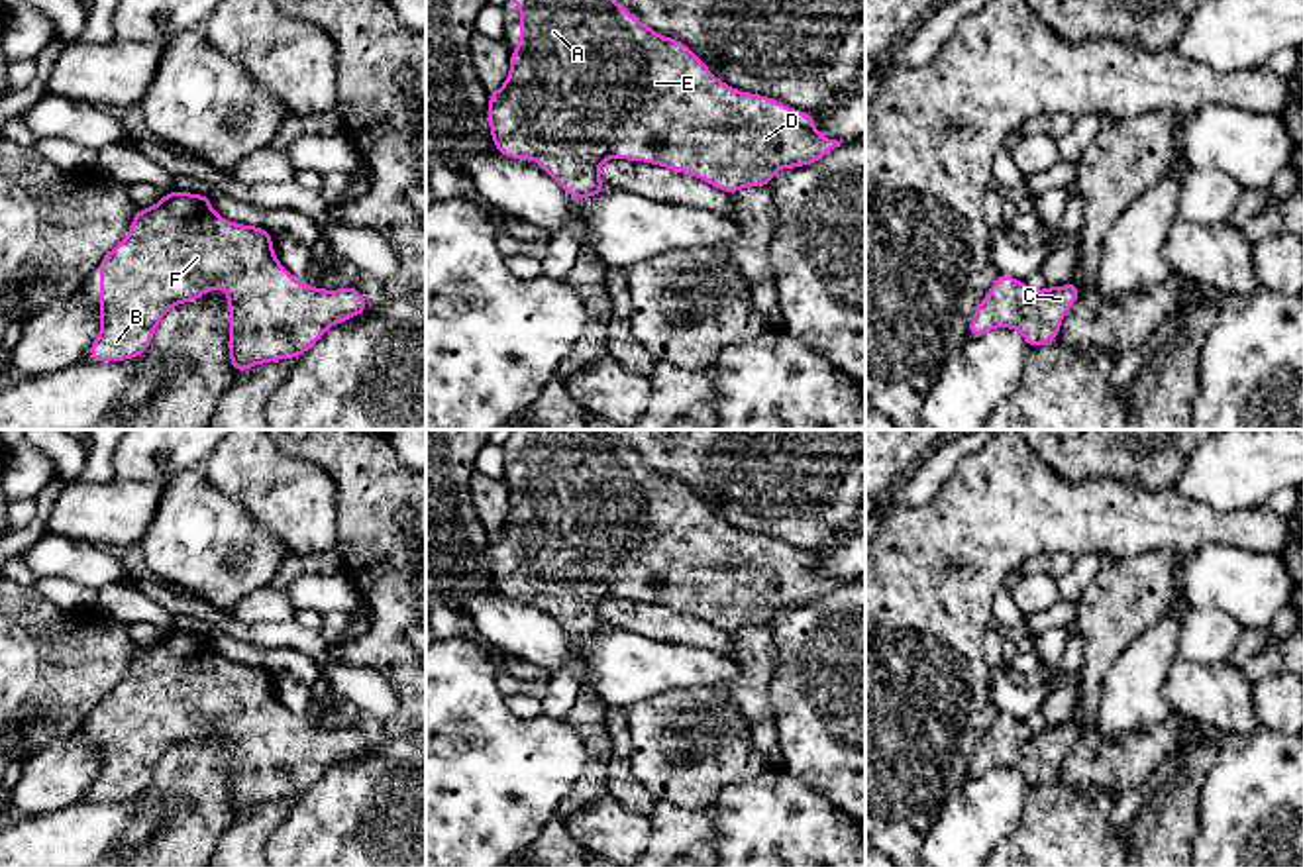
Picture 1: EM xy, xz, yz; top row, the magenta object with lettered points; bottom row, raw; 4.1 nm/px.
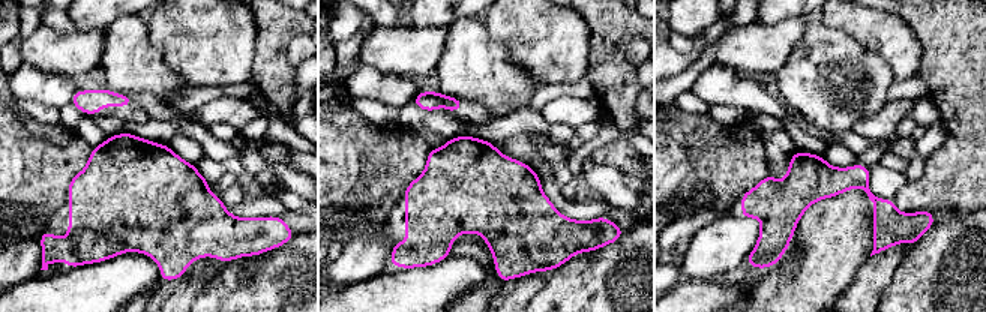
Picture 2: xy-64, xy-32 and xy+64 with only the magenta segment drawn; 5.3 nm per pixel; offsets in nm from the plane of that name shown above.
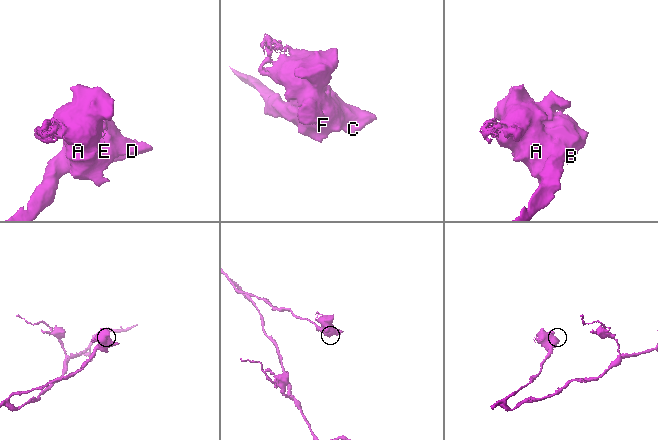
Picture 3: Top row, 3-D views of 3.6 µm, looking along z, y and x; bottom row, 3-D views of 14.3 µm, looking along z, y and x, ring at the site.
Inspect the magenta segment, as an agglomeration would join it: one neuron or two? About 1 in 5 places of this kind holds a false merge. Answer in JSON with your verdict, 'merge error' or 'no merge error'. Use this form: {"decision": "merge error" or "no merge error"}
{"decision": "no merge error"}

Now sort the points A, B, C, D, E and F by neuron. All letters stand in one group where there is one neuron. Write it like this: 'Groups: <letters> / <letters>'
Groups: A B C D E F

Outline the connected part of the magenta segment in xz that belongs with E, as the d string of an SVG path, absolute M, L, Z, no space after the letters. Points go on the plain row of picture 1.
M510 430L508 443L520 445L520 484L510 490L508 518L489 534L491 577L504 596L538 598L571 638L606 630L599 616L606 598L661 604L734 634L746 626L769 626L777 610L812 604L842 583L822 577L810 553L728 526L689 484L644 465L604 430Z

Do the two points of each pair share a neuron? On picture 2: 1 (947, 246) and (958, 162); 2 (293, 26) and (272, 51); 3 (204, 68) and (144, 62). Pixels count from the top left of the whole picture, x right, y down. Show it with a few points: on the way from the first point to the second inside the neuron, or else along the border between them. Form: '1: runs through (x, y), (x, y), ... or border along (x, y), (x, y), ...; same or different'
1: border along (970, 212), (956, 215); different
2: runs through (287, 32), (273, 45); same
3: border along (147, 32), (162, 60), (189, 86); different

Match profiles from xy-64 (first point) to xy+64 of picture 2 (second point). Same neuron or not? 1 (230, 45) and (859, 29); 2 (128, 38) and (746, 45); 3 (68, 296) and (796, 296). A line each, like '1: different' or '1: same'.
1: same
2: different
3: different

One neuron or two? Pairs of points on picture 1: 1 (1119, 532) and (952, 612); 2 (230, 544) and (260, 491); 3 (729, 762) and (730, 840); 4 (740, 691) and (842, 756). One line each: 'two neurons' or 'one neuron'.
1: one neuron
2: two neurons
3: two neurons
4: two neurons

